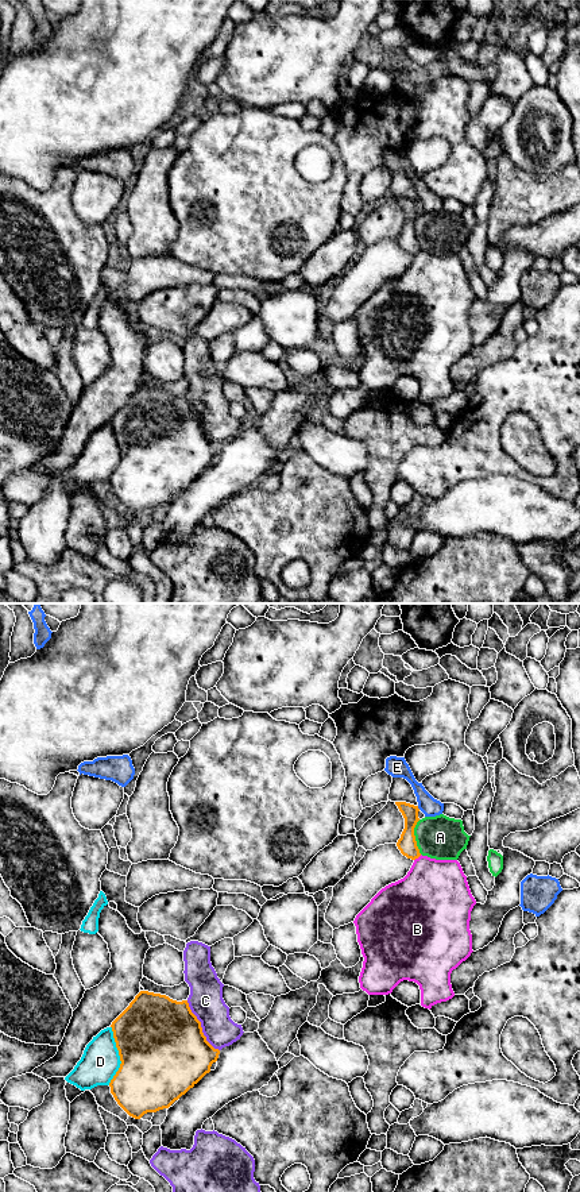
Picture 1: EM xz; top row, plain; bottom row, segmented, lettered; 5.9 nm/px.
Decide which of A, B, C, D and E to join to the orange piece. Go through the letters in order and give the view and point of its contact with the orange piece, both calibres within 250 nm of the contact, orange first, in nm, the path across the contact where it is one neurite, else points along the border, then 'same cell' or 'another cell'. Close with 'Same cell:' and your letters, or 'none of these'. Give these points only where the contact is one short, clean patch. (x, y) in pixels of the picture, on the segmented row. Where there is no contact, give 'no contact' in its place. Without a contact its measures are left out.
A: contact xz (414, 837); calibres 110 and 260 nm; another cell
B: contact xz (417, 857); calibres 110 and 420 nm; another cell
C: contact xz (200, 1026); calibres 500 and 200 nm; another cell
D: contact xz (119, 1054); calibres 500 and 220 nm; another cell
E: contact xz (417, 807); calibres 110 and 110 nm; another cell
Same cell: none of these

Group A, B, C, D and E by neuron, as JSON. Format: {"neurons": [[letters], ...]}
{"neurons": [["A", "C"], ["B"], ["D"], ["E"]]}

